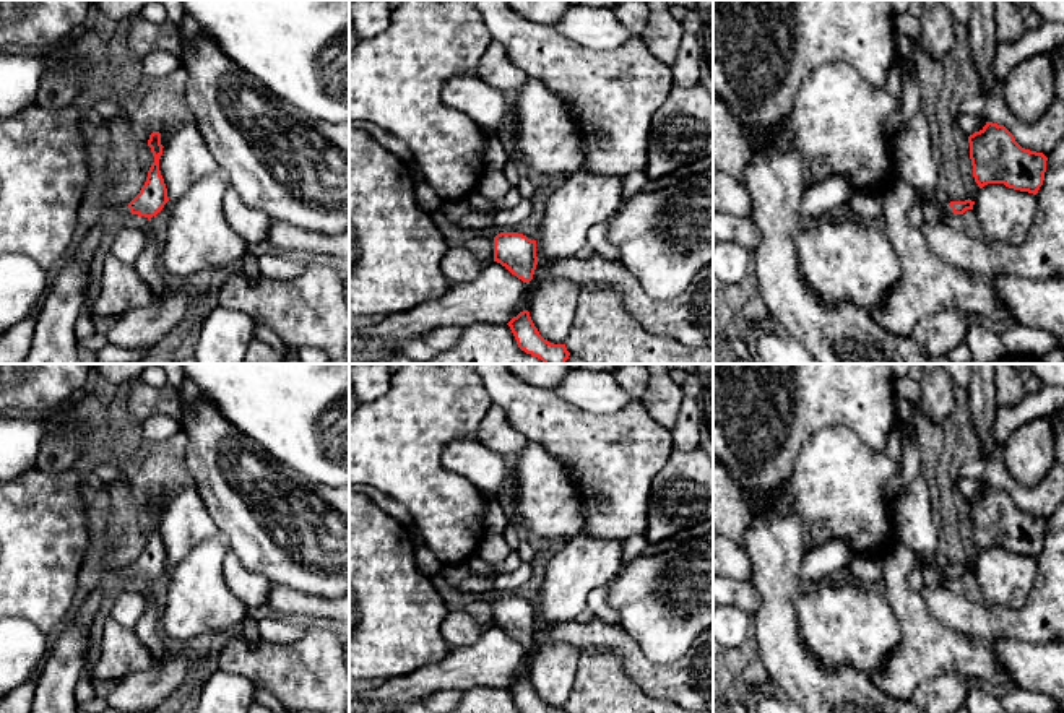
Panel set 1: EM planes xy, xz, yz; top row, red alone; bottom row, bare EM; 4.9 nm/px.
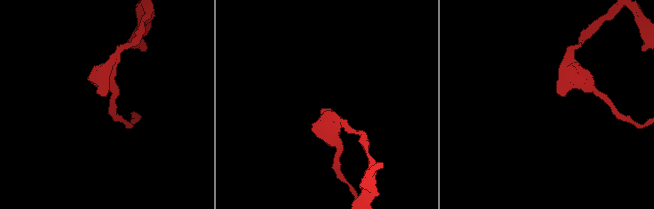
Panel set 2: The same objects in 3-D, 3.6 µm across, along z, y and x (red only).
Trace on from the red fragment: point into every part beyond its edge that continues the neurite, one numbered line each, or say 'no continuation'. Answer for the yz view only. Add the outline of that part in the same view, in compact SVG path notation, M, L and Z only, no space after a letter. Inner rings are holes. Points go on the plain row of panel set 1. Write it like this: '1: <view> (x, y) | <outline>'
1: yz (933, 577) | M939 565L937 567L923 567L923 585L926 588L932 588L932 590L945 588L945 583L950 578L954 578L954 577L952 577L952 572L949 567L945 567L945 568L941 568Z

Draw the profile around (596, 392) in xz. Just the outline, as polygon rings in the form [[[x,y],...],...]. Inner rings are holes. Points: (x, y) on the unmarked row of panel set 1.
[[[572,369],[554,393],[585,411],[614,414],[635,400],[611,372]]]

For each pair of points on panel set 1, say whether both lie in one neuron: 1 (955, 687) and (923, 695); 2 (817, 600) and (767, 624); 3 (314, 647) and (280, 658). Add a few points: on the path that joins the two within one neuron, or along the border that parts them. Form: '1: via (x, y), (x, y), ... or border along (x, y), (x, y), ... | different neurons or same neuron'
1: via (947, 694), (931, 695) | same neuron
2: border along (803, 585), (798, 595), (798, 630), (806, 647) | different neurons
3: via (306, 655), (302, 658), (288, 658) | same neuron

